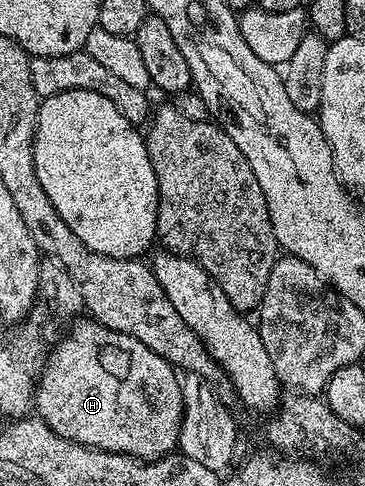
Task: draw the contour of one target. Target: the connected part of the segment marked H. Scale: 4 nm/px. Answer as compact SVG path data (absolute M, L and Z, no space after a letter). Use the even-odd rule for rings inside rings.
M95 318L88 319L79 321L70 330L69 336L62 338L61 345L50 351L37 381L35 393L36 415L44 424L51 426L51 430L55 430L63 438L85 444L88 448L102 448L105 452L127 454L140 460L162 460L165 456L176 453L181 442L181 418L185 414L185 403L181 397L181 380L179 379L178 369L168 364L159 354L155 354L155 350L151 350L143 342L139 342L139 338L135 338L131 334L116 332L99 323Z

